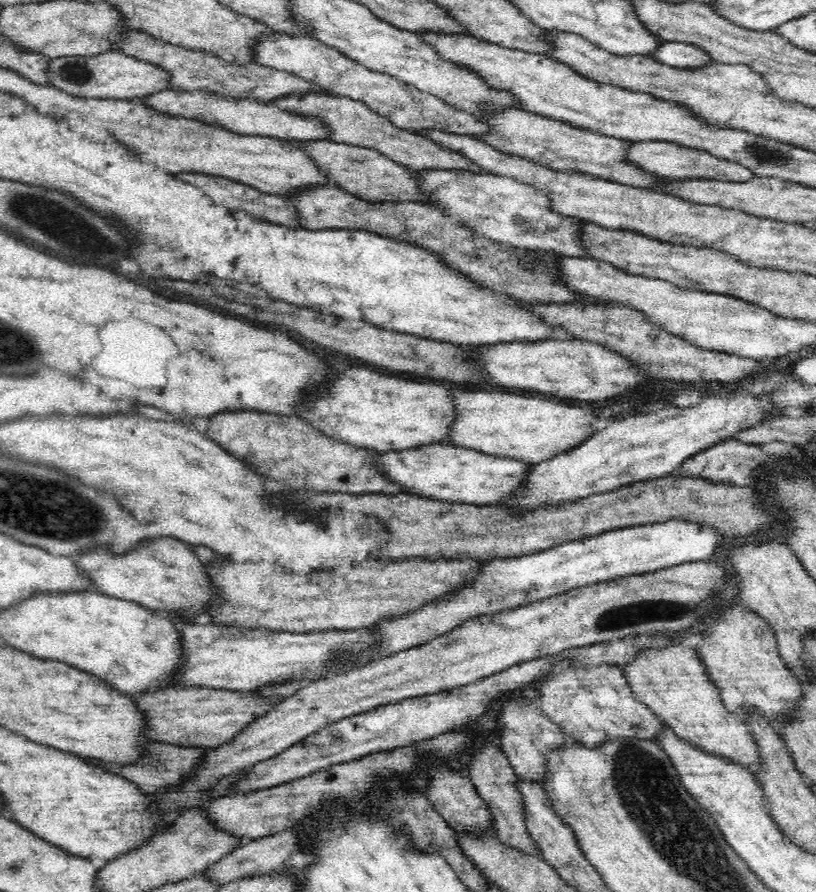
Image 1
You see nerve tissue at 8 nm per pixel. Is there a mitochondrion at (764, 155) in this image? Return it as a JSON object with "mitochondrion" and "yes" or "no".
{"mitochondrion":"yes"}

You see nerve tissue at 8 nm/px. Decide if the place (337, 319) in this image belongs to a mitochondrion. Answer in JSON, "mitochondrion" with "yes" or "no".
{"mitochondrion":"no"}

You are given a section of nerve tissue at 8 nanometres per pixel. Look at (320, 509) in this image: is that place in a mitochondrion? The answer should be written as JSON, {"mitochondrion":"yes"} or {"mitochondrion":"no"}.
{"mitochondrion":"yes"}

